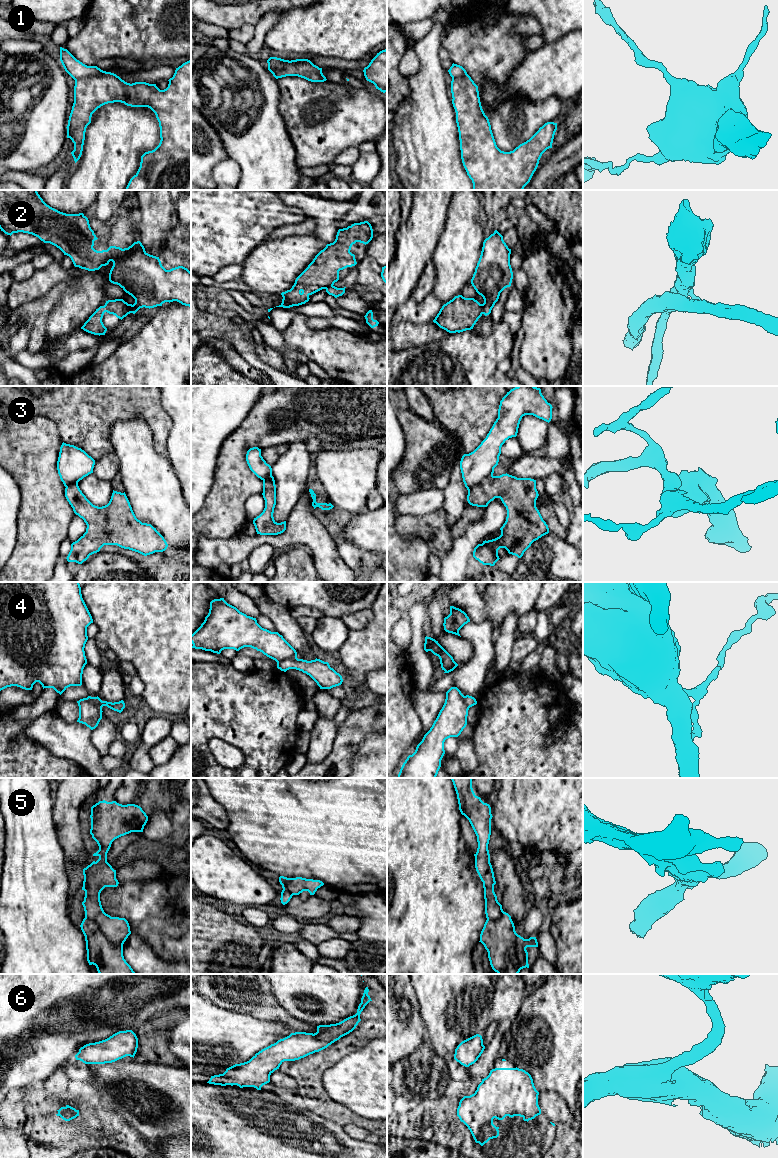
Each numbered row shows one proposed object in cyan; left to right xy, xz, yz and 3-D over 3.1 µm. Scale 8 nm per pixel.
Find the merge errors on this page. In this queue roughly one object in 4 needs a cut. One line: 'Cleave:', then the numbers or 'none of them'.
Cleave: 1, 2, 3, 4, 5

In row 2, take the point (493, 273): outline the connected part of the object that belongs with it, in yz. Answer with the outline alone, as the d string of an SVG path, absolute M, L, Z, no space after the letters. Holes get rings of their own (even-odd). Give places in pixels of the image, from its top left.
M497 230L483 242L471 284L484 299L482 306L485 316L491 313L500 293L511 286L513 272L510 254L511 249L508 248L503 236Z

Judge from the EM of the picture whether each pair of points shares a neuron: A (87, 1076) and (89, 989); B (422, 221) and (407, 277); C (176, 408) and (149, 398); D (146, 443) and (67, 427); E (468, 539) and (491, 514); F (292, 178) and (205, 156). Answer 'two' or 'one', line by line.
A: two
B: one
C: two
D: two
E: one
F: two

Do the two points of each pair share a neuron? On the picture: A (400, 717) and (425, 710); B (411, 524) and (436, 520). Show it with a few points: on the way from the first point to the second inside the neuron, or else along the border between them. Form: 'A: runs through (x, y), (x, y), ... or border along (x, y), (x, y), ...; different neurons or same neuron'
A: border along (413, 689), (412, 705), (421, 724), (421, 733); different neurons
B: runs through (417, 524), (424, 524), (430, 521); same neuron

